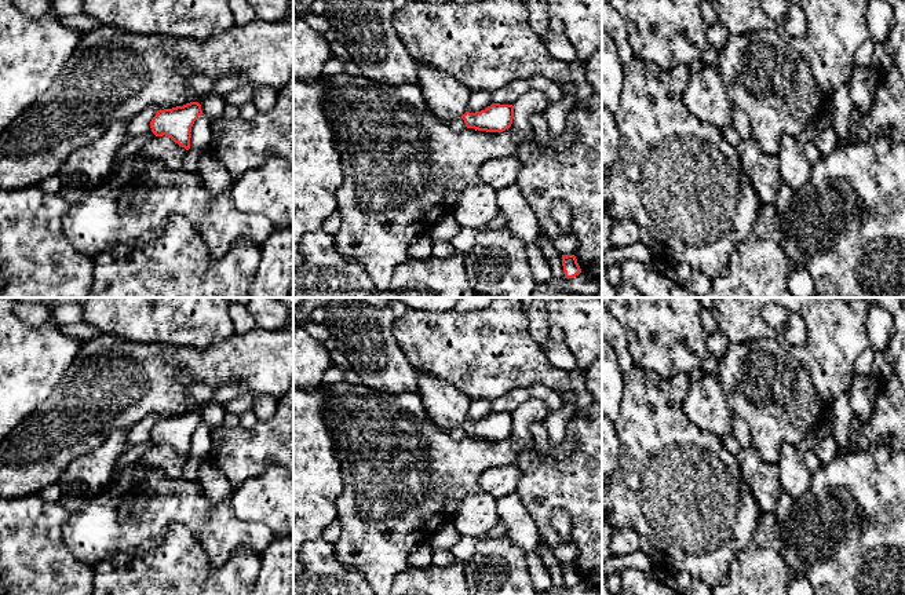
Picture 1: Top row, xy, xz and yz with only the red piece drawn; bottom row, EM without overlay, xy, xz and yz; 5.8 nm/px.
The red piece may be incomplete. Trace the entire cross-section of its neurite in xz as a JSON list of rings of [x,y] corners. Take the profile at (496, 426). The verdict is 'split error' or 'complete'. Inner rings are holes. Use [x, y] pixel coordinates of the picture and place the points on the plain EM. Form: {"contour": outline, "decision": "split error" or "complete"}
{"contour": [[[417,375],[417,394],[430,419],[444,430],[461,426],[467,437],[486,441],[503,441],[512,432],[512,413],[492,412],[485,419],[470,421],[467,419],[470,399],[434,375]]], "decision": "split error"}

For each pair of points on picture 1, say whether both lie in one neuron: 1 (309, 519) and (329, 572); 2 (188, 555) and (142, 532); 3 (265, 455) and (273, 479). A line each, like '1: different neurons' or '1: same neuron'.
1: different neurons
2: different neurons
3: different neurons

